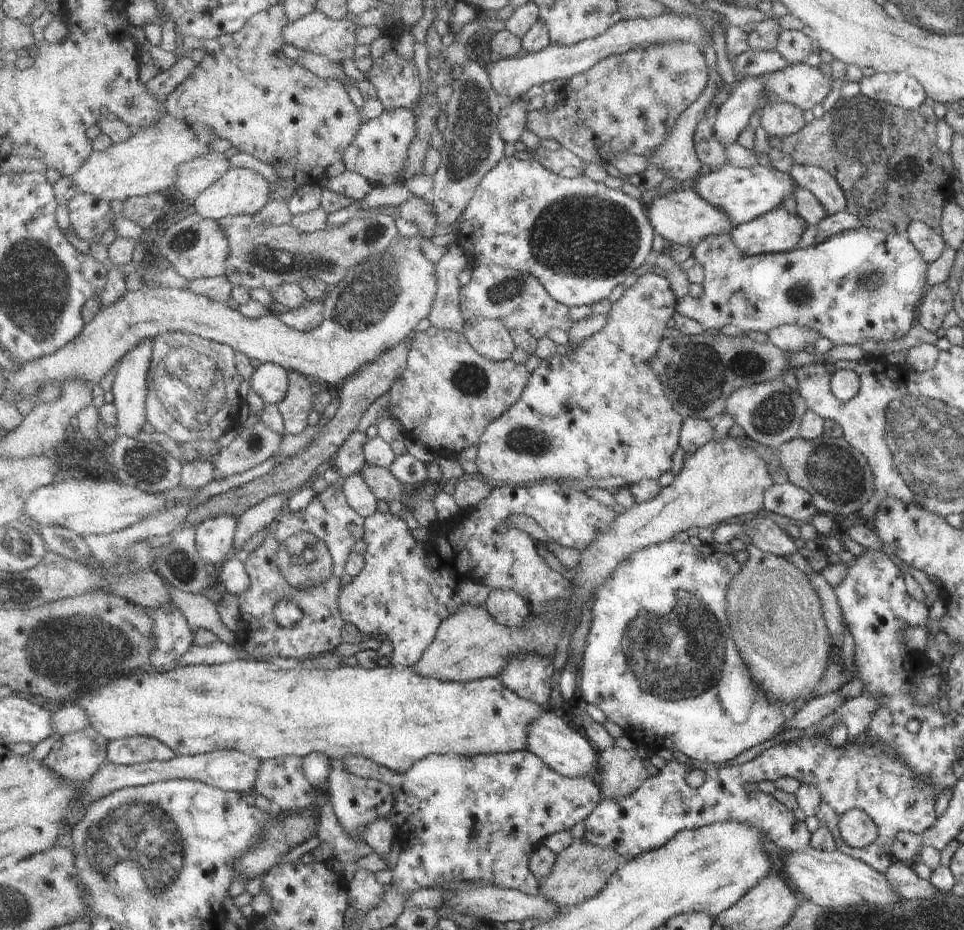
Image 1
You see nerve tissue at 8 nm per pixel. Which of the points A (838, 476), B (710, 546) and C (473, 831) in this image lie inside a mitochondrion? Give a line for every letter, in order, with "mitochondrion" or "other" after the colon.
A: mitochondrion
B: other
C: other

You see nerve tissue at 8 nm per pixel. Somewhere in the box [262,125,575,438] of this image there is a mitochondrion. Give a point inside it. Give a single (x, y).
(368, 298)

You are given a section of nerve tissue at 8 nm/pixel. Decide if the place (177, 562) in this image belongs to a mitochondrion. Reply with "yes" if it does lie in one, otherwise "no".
yes

